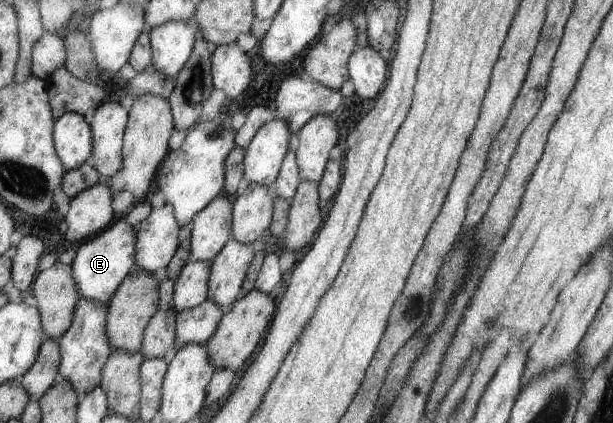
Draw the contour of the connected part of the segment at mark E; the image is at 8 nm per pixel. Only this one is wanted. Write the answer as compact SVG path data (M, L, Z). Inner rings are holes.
M121 217L98 236L93 236L75 247L76 255L71 265L81 296L107 304L118 291L122 281L131 275L137 266L137 233L125 218Z

